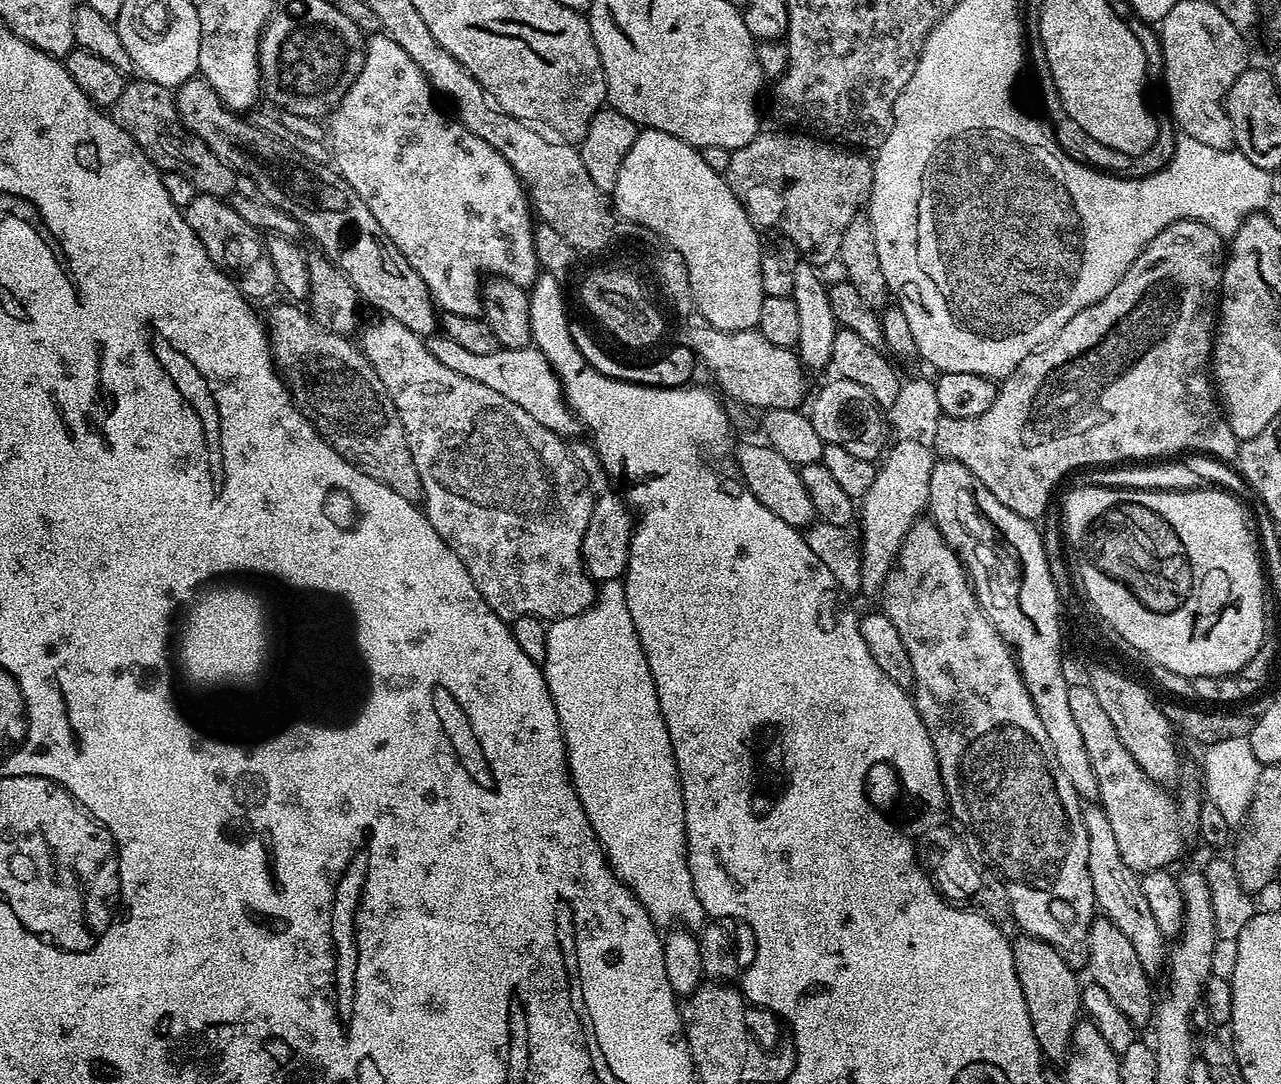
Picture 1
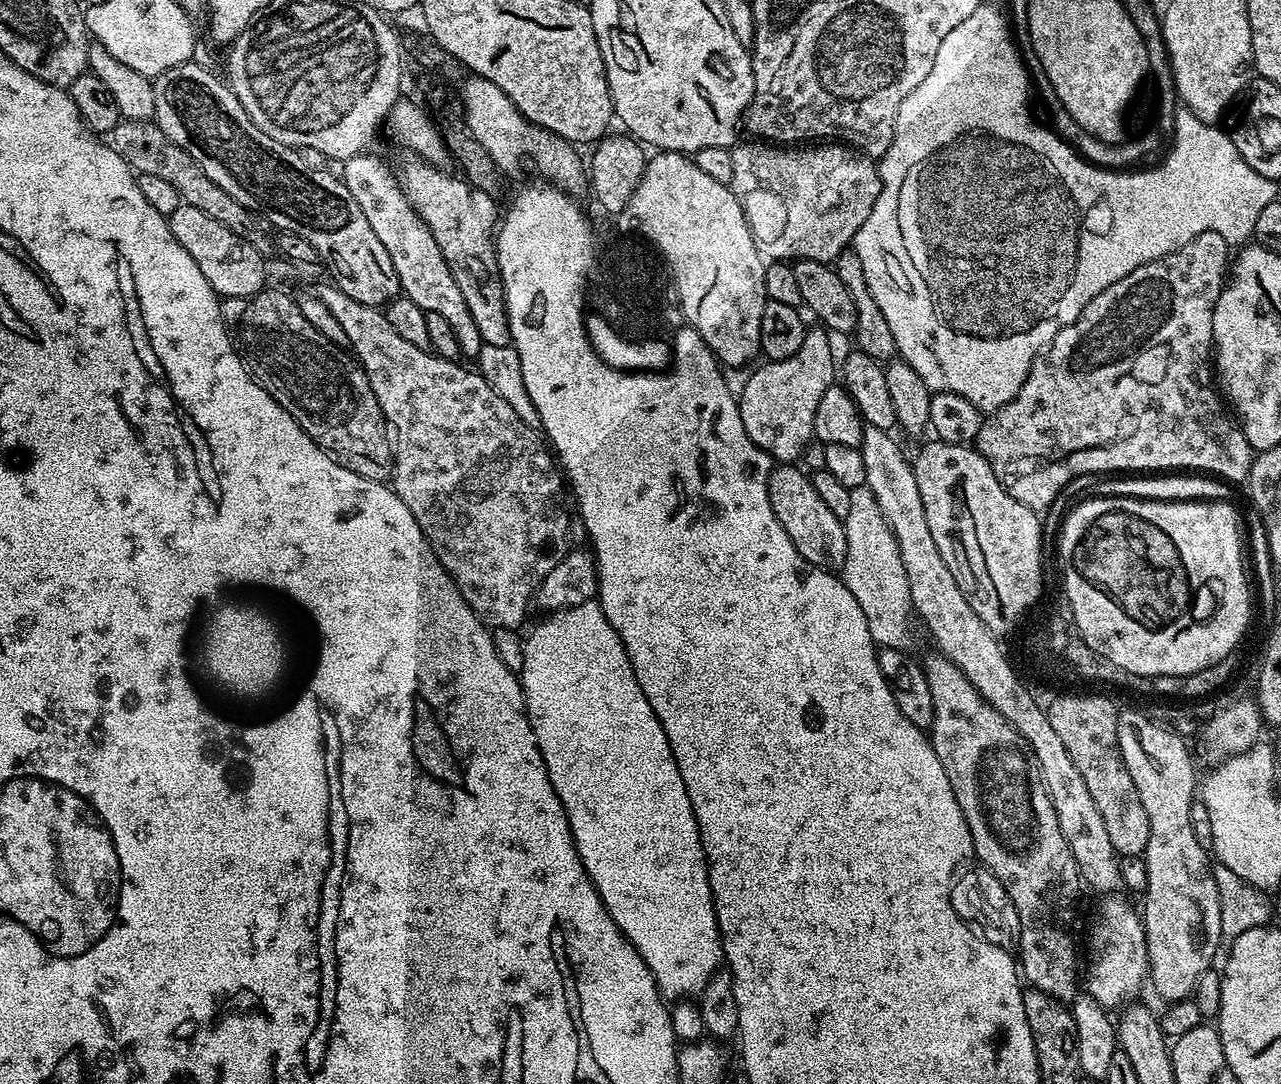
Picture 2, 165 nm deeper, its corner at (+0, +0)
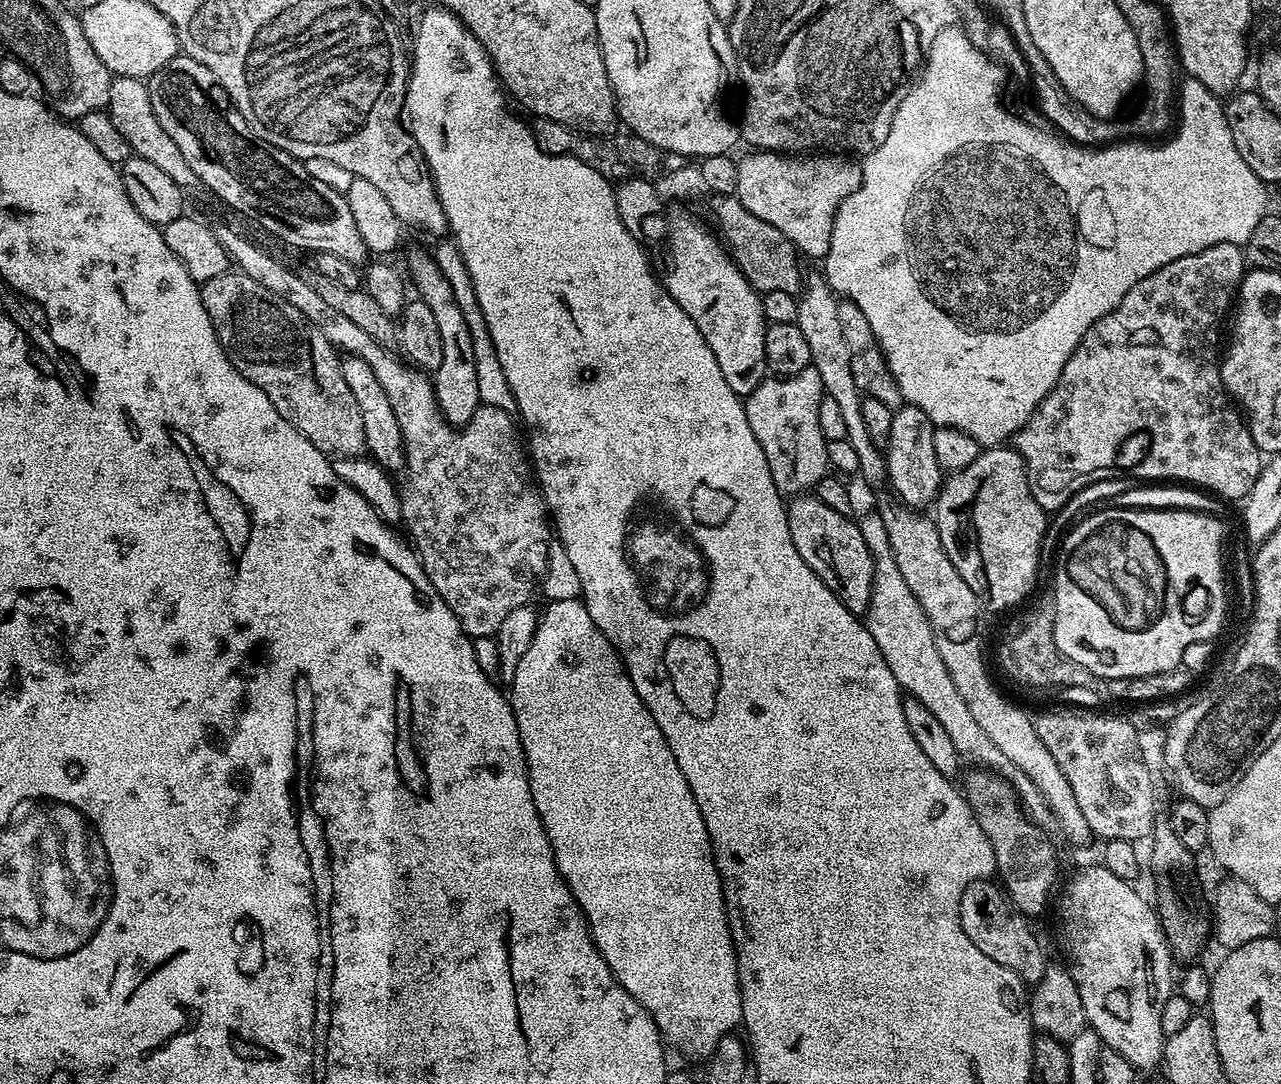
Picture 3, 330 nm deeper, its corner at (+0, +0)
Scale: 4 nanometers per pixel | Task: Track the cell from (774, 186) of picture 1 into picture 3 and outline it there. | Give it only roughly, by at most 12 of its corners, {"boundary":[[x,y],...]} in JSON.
{"boundary":[[756,150],[736,197],[822,260],[864,172]]}

